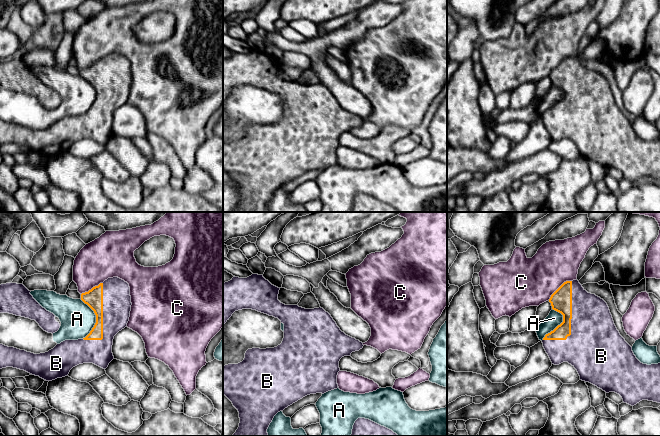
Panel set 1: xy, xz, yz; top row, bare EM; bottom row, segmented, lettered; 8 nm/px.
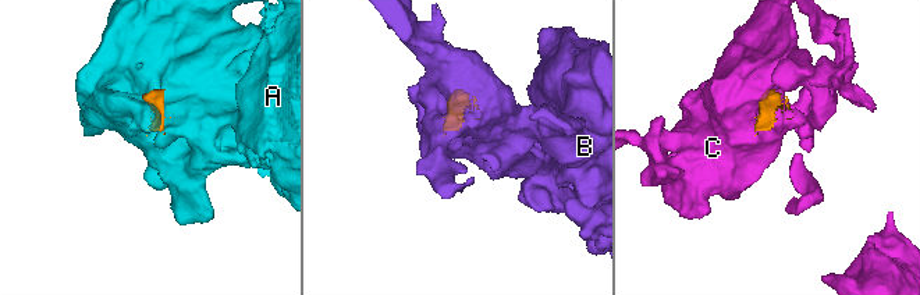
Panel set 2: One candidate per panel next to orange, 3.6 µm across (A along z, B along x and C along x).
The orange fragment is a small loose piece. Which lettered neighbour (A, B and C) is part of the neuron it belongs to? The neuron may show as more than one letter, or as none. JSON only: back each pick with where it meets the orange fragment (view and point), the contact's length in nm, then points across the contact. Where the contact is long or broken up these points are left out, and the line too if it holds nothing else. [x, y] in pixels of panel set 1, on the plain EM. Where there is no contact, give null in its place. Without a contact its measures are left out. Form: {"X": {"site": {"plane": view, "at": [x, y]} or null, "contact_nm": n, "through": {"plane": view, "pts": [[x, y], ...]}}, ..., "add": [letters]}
{"B": {"site": {"plane": "yz", "at": [570, 97]}, "contact_nm": 550}, "add": ["B"]}

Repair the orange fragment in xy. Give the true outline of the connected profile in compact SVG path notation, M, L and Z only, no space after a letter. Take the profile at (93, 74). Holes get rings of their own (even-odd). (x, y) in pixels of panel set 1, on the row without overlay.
M118 53L108 54L82 69L81 76L96 91L96 99L85 114L65 116L40 130L0 120L0 145L17 144L46 157L65 153L73 143L83 139L106 145L114 135L114 112L129 97L132 81L129 60Z

